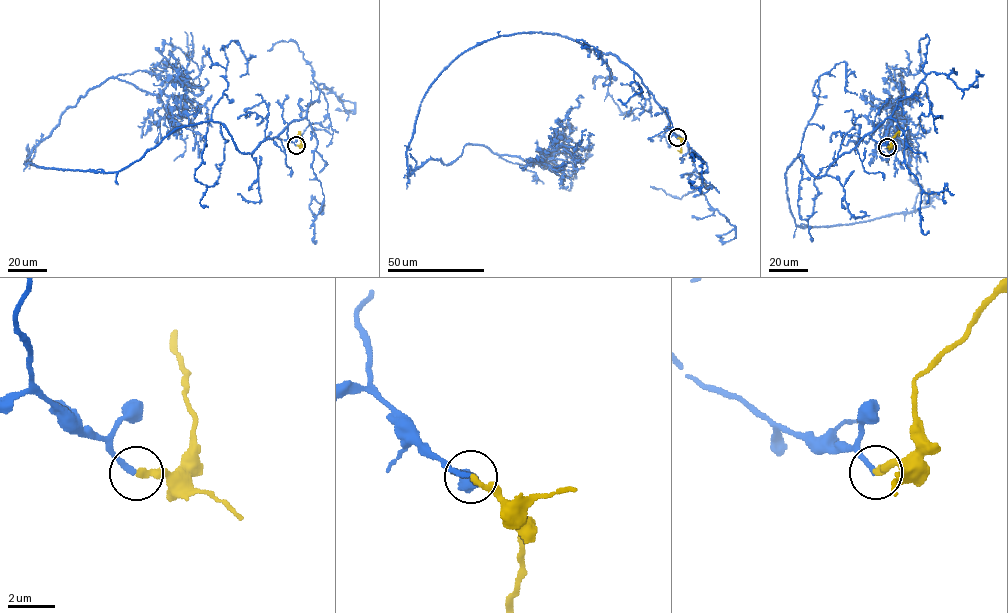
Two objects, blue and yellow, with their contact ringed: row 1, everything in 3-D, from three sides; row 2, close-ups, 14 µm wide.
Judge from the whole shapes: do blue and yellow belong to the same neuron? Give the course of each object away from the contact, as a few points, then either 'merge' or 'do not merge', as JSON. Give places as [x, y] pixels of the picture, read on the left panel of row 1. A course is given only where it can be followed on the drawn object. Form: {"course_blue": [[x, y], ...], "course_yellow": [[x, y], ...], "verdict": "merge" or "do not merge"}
{"course_blue": [[296, 145], [287, 127], [240, 153], [205, 121], [113, 172], [26, 163], [111, 77], [200, 110]], "course_yellow": [[296, 145], [300, 145], [301, 140], [299, 133], [296, 136]], "verdict": "merge"}

